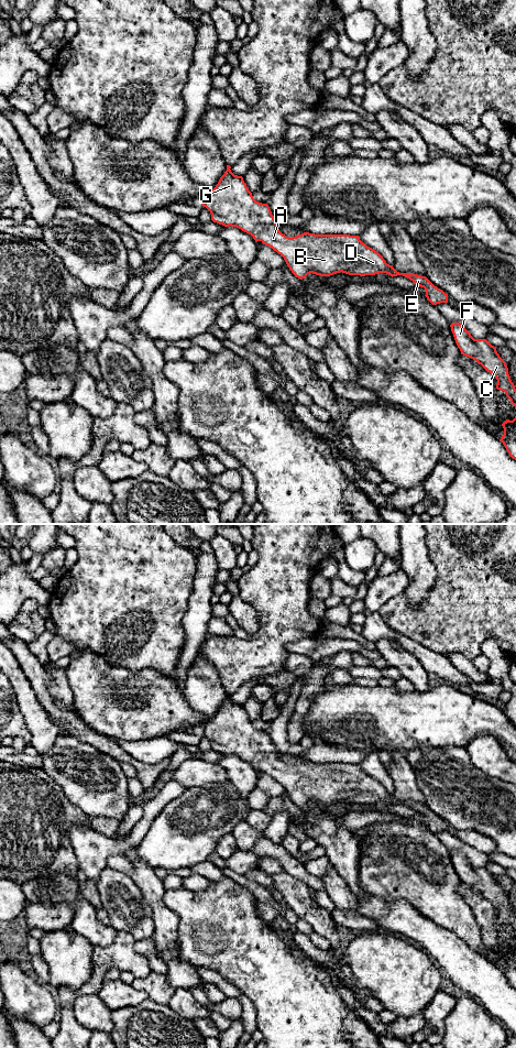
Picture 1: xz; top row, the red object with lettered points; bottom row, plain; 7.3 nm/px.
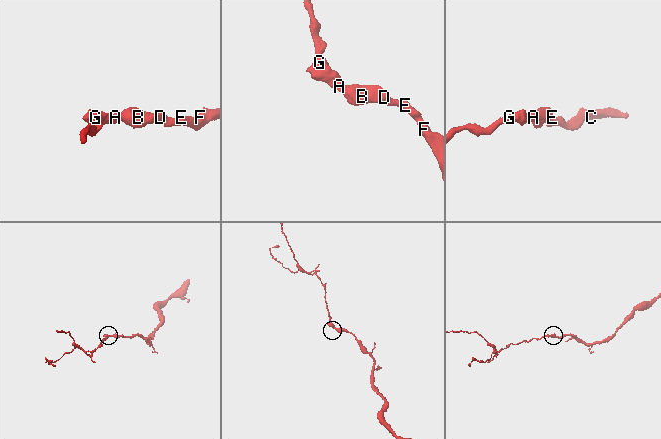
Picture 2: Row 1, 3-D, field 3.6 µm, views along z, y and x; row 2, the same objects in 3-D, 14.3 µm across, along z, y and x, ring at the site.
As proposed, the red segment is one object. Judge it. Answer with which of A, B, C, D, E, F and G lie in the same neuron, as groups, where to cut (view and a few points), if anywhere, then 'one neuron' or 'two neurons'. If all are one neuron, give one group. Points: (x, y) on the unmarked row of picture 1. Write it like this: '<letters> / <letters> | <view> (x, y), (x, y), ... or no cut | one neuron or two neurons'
A B C D E F G | no cut | one neuron

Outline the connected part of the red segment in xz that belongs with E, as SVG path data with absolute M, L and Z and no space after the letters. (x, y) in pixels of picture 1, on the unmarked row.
M227 694L227 699L201 733L210 740L213 751L224 755L237 755L251 763L255 771L261 769L281 783L296 806L303 808L310 801L330 805L340 800L360 805L380 801L386 801L392 806L403 804L413 809L414 812L424 816L426 818L425 825L432 833L448 831L448 822L435 815L426 805L397 800L393 794L385 790L378 780L363 772L359 764L304 761L296 765L286 765L279 760L268 733L256 730L246 716L243 706L234 703L230 697L231 695Z

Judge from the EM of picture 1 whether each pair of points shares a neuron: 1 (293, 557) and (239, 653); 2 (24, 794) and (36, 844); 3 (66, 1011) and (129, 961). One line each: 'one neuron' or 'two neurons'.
1: one neuron
2: one neuron
3: one neuron

